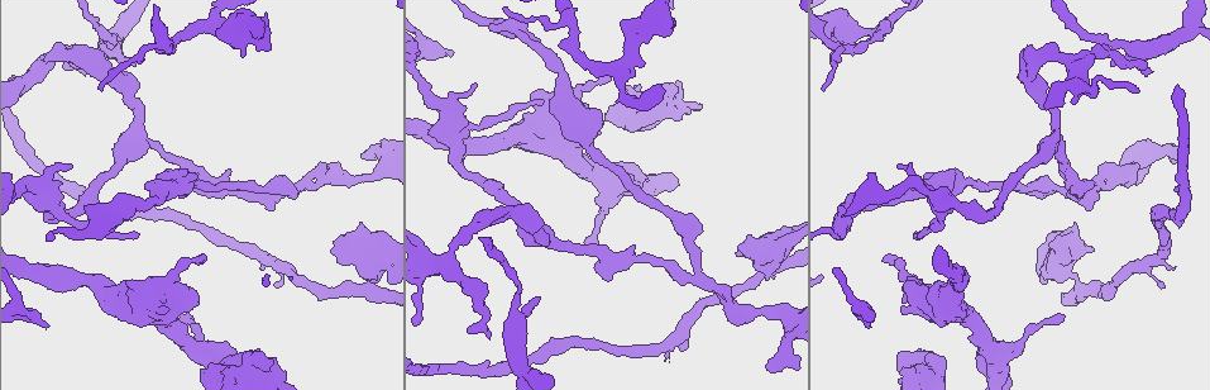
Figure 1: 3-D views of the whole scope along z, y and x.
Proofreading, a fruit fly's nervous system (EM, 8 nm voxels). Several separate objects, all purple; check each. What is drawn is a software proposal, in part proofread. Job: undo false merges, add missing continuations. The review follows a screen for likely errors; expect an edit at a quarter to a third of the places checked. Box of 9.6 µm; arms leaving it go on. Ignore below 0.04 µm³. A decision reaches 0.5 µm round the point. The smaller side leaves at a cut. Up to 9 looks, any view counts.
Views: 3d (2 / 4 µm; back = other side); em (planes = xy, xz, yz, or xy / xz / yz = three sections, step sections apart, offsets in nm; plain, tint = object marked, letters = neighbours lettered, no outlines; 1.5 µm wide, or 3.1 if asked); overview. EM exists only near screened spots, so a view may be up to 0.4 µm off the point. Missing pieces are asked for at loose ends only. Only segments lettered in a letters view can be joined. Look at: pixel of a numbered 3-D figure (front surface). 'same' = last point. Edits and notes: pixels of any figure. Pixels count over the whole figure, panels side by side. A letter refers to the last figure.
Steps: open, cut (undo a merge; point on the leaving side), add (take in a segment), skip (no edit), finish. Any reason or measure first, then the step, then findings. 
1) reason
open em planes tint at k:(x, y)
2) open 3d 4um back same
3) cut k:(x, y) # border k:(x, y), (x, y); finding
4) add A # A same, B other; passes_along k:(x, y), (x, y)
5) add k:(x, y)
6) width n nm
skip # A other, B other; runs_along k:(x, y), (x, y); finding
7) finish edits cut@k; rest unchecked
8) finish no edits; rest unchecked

an open end
open 3d 4um at 1:(767, 279)

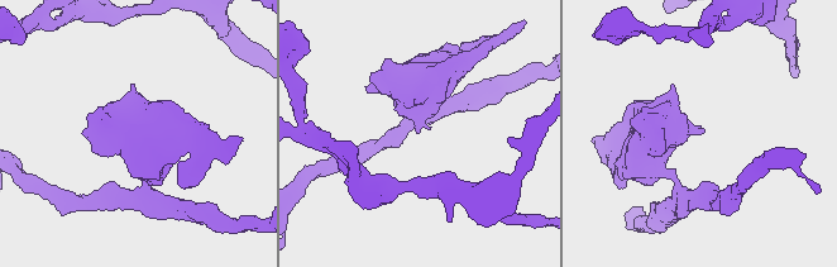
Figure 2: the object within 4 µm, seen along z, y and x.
open em xz step 4 letters at 2:(419, 133)

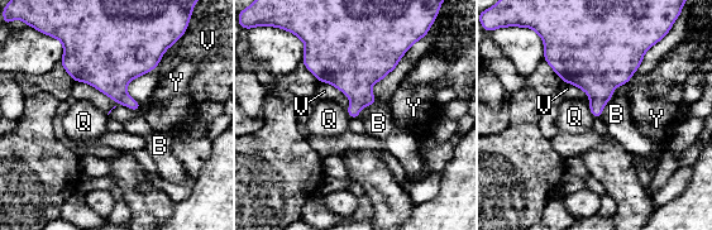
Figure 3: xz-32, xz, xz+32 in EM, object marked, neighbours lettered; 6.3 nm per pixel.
cut it another way
open em planes letters same

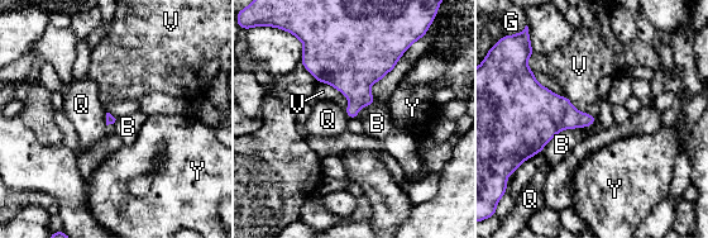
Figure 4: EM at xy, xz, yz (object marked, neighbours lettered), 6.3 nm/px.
longest_contact B 400 nm
skip # B other, G other, Q other, V other, Y other; border 4:(596, 120), (561, 129), (540, 151); none of them fits

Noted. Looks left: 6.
a fork
open 3d 2um at 1:(700, 280)

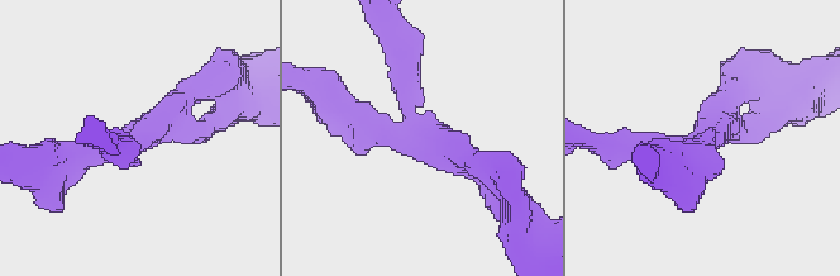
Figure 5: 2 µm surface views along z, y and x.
open em yz step 4 tint at 5:(413, 139)

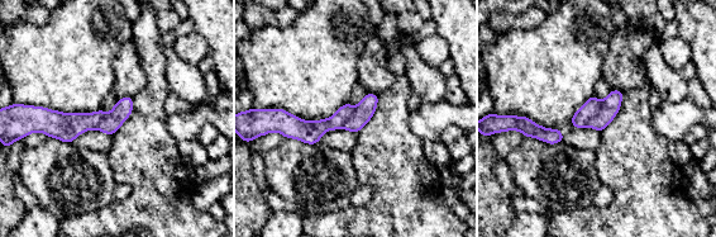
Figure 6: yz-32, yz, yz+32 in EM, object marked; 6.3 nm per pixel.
open em yz step 4 letters same

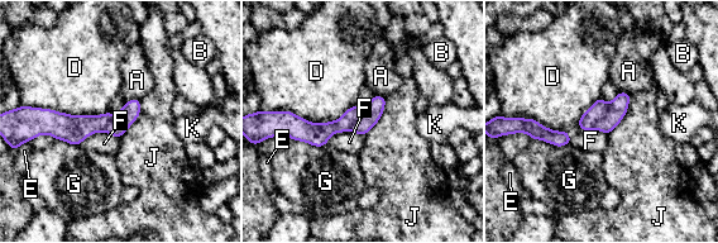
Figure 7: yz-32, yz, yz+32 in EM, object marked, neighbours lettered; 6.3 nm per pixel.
longest_contact D 500 nm
skip # A other, B other, D other, E other, F other, G other, J other, K other; border 7:(140, 99), (138, 118), (120, 138); continuous, no second neuron

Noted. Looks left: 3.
branch stops here
open 3d 4um at 1:(1111, 66)

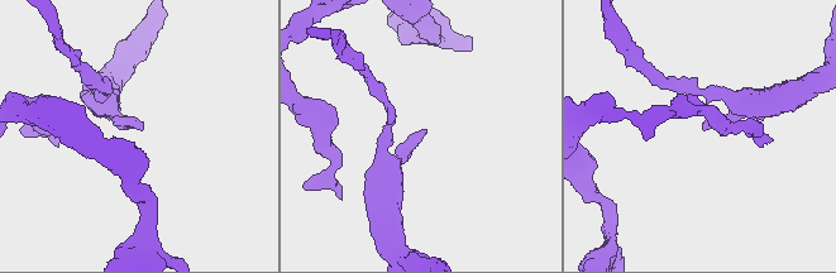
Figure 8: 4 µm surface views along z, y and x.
need the tissue
open em planes letters at 8:(142, 129)

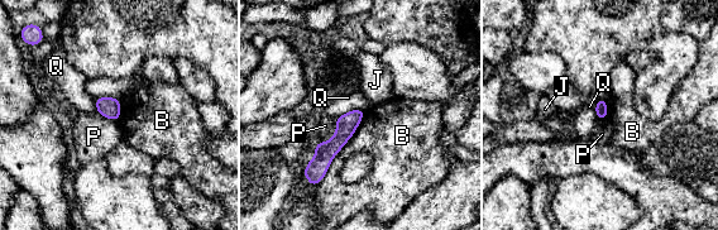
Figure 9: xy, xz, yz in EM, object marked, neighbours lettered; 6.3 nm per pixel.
skip # B other, J other, P other, Q other; border 9:(364, 110), (354, 134), (316, 183); none of them fits

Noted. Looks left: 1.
a narrow waist
open em xy step 8 letters at 1:(576, 57)

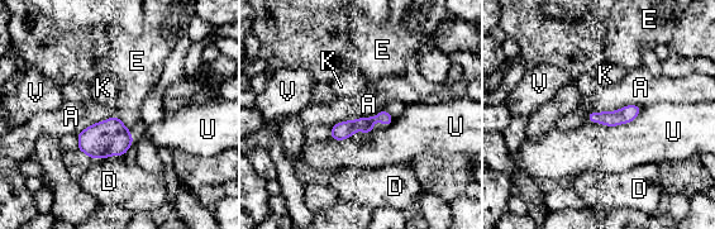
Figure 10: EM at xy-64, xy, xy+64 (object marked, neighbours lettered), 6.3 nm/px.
width 100 nm
skip # A other, D other, E other, K other, U other, V other; runs_along 10:(389, 119), (376, 118), (334, 136); continuous, no second neuron

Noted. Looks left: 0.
finish no edits; rest unchecked

